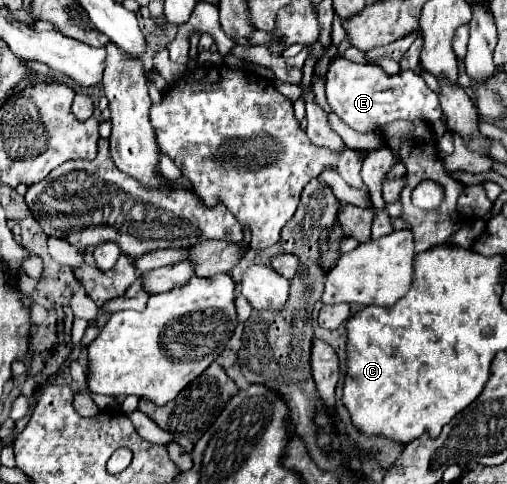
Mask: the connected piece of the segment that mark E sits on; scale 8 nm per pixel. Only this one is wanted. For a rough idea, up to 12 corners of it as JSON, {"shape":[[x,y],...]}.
{"shape":[[343,56],[329,62],[331,110],[357,132],[435,122],[419,74],[389,76]]}

